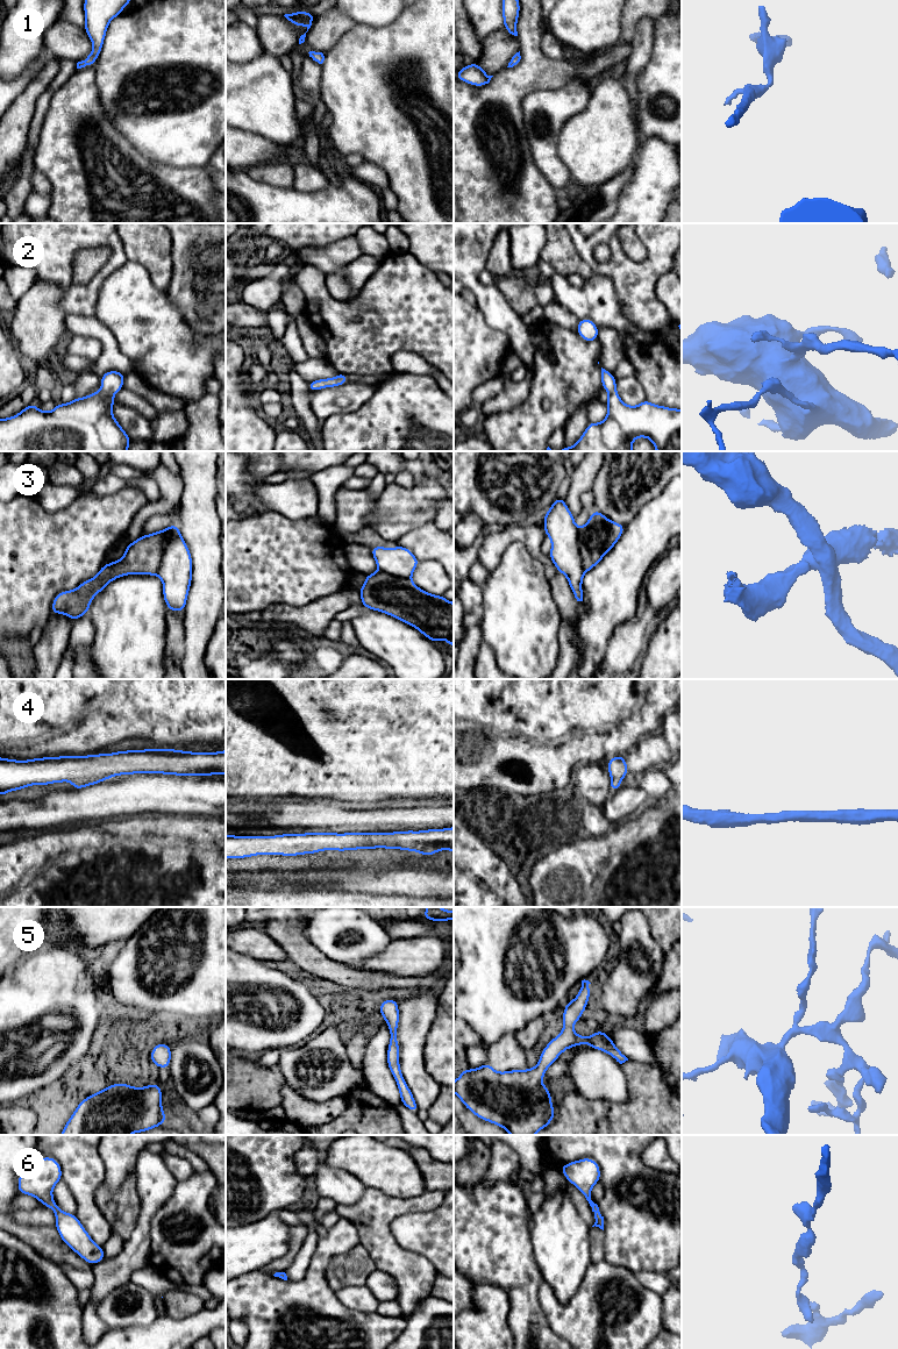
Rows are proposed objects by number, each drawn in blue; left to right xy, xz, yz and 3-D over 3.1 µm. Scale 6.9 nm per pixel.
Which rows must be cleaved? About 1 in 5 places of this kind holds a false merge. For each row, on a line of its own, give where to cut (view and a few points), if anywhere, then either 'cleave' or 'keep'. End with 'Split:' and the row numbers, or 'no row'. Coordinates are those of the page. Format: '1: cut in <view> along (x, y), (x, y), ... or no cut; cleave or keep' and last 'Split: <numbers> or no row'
1: no cut; keep
2: no cut; keep
3: cut in xy along (166, 529), (165, 550), (156, 573); cleave
4: no cut; keep
5: no cut; keep
6: no cut; keep
Split: 3

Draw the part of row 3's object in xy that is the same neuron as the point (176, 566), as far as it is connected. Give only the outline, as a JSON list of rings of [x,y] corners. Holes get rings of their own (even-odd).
[[[179,526],[166,528],[168,542],[157,576],[163,583],[163,597],[171,612],[184,612],[192,581],[192,556],[180,535]]]

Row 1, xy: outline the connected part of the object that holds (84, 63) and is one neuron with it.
[[[85,0],[85,31],[92,41],[92,52],[81,62],[77,69],[92,66],[100,56],[107,27],[109,22],[122,13],[131,0]]]

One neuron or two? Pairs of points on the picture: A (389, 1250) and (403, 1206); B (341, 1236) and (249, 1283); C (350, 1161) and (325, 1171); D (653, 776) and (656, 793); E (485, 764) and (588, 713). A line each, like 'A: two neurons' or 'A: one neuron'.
A: one neuron
B: one neuron
C: two neurons
D: one neuron
E: one neuron

